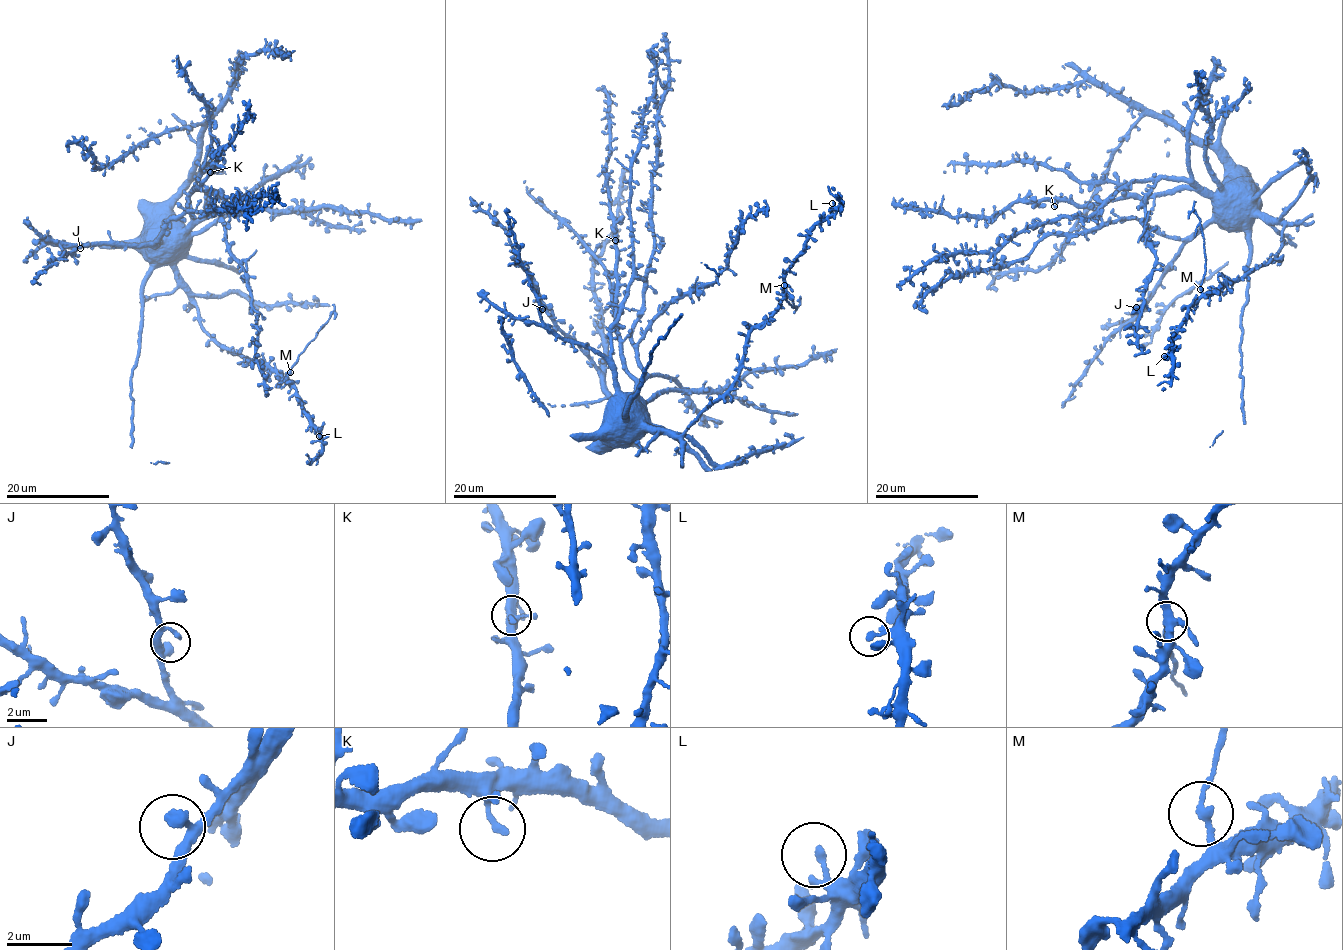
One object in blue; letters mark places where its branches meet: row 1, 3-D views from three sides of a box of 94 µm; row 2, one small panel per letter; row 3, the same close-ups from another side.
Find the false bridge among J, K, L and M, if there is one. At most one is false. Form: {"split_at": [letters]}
{"split_at": ["M"]}

